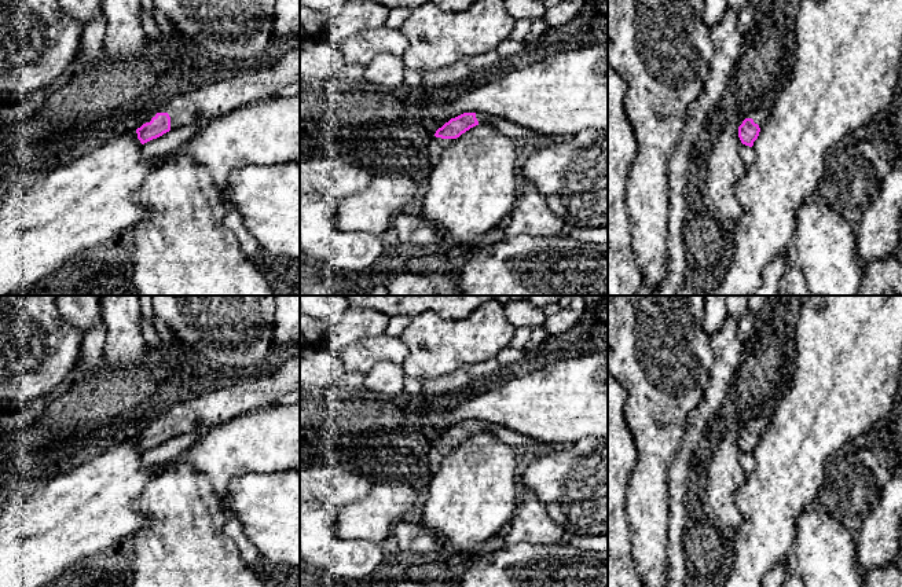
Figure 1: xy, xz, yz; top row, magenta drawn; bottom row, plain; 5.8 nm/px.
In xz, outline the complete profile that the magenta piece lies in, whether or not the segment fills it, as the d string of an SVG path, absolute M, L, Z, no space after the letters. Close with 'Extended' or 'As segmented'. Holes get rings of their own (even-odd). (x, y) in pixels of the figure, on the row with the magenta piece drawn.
M463 113L458 117L450 118L441 128L439 128L434 136L430 139L428 151L430 166L434 168L446 148L462 133L478 124L487 124L490 115L483 113Z. Extended

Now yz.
M758 109L752 110L744 121L738 122L738 137L742 144L752 147L758 139L760 128L764 125L770 111Z. Extended

